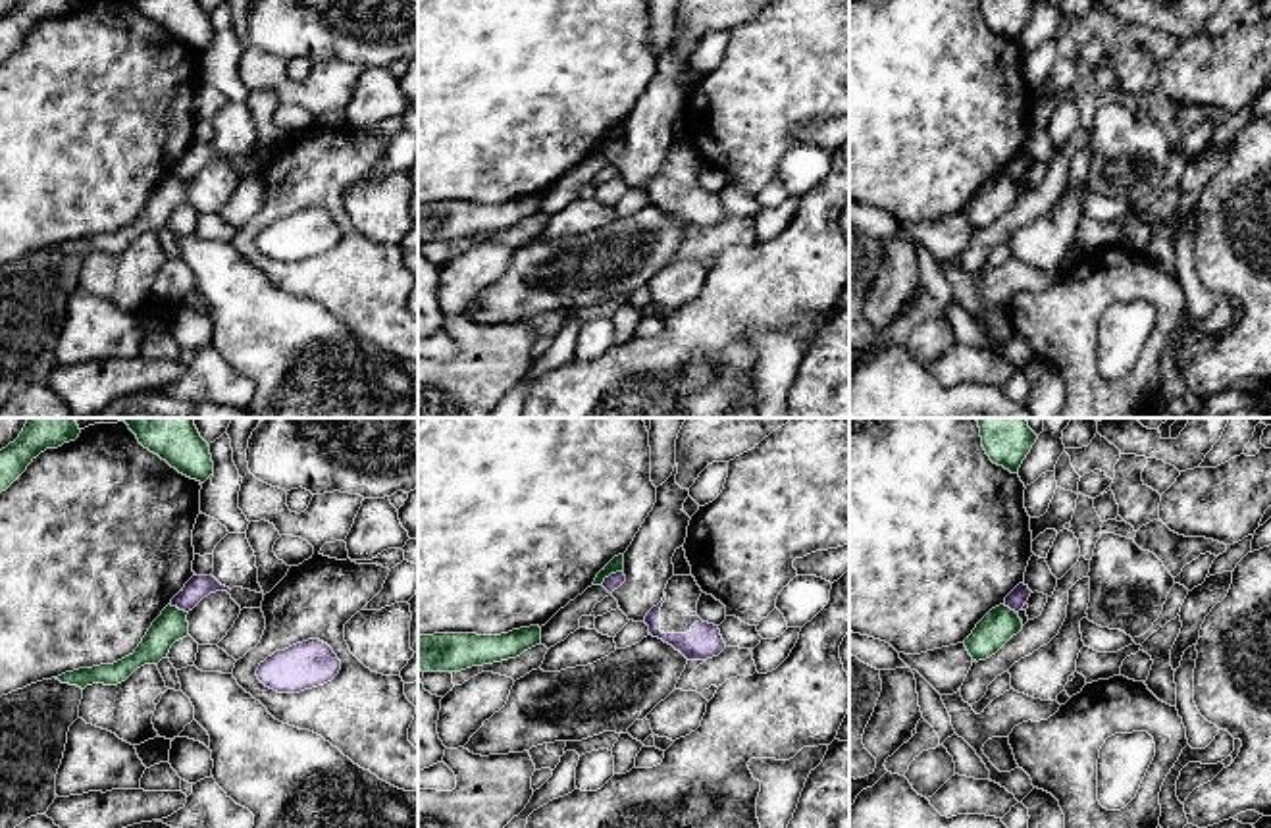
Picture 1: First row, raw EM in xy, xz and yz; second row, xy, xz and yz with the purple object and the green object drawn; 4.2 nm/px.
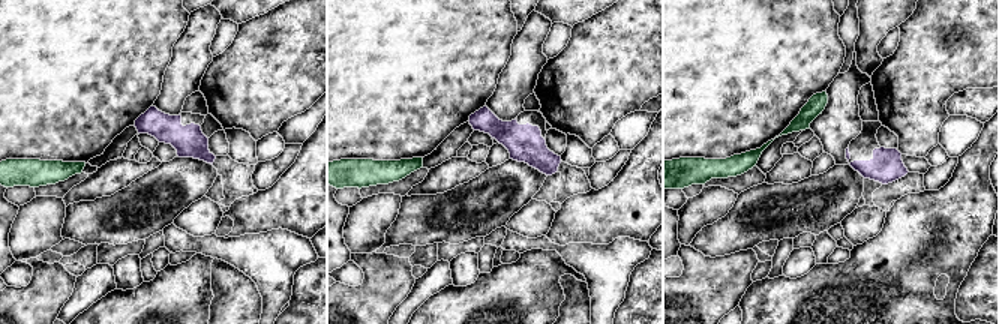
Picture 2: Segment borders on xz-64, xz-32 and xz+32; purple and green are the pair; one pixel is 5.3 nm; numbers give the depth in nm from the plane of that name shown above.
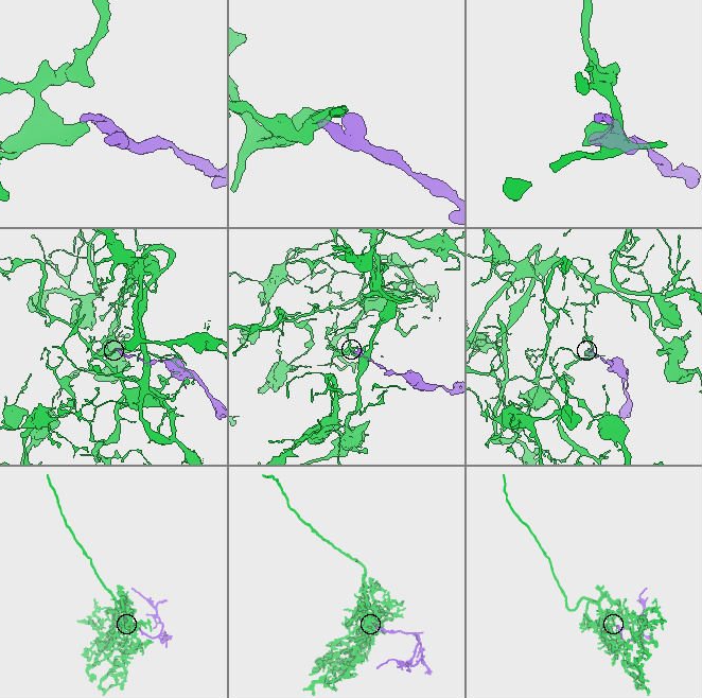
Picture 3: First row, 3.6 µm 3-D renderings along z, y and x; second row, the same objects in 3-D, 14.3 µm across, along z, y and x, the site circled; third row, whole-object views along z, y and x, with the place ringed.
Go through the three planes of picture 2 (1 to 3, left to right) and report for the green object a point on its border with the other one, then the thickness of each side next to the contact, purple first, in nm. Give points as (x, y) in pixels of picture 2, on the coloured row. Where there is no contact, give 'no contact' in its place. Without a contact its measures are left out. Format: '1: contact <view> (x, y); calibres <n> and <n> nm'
1: no contact
2: no contact
3: no contact

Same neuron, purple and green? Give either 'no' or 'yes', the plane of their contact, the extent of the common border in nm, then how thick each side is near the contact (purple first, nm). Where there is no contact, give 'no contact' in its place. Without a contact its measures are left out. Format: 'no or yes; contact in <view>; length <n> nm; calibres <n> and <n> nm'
no; contact in xz; length 110 nm; calibres 70 and 60 nm

